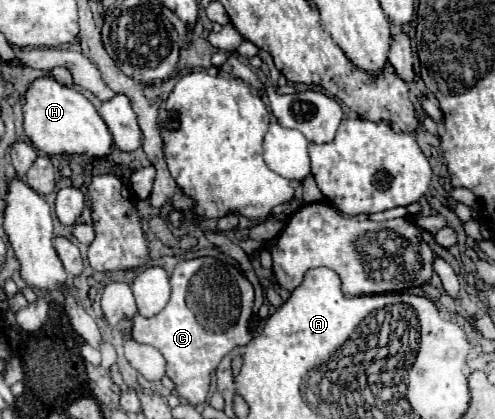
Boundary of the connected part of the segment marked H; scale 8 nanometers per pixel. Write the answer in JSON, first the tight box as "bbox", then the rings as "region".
{"bbox":[22,76,112,158],"region":[[[44,76],[44,78],[36,78],[28,86],[22,98],[24,98],[24,130],[28,138],[34,142],[34,146],[44,154],[88,154],[88,156],[102,158],[110,152],[112,134],[108,132],[108,126],[104,124],[104,120],[98,116],[94,104],[78,88],[64,86],[58,80]]]}

